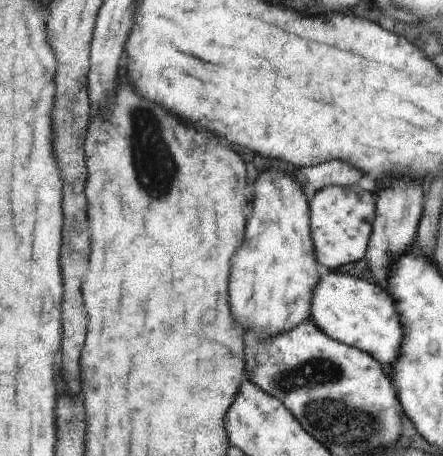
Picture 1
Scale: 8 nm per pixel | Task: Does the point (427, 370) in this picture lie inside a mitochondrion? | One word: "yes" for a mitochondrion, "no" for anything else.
no

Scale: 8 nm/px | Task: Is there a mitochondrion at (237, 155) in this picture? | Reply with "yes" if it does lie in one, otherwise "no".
no

